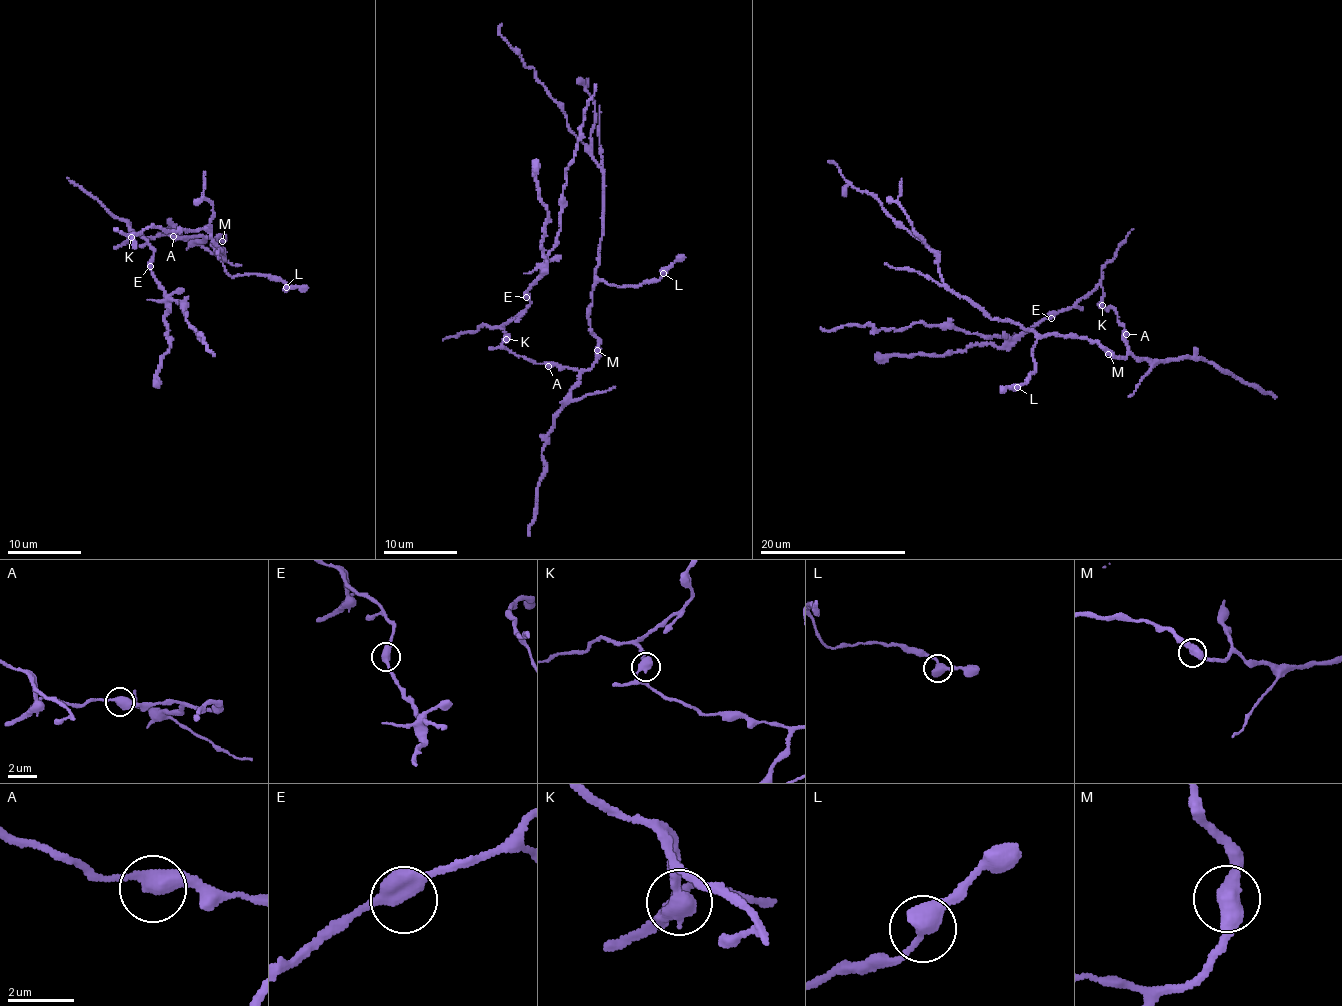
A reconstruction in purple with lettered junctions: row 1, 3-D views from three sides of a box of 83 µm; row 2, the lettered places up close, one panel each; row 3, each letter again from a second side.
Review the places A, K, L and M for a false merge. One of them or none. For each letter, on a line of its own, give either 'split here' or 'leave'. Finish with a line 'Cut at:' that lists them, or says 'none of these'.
A: leave
K: split here
L: leave
M: leave
Cut at: K

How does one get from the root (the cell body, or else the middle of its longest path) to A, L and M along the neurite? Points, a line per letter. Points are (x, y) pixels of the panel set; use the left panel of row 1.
A: (191, 237), (173, 236)
L: (191, 237), (221, 241), (222, 237), (215, 239), (212, 246), (232, 276), (276, 276), (286, 287)
M: (191, 237), (222, 241)

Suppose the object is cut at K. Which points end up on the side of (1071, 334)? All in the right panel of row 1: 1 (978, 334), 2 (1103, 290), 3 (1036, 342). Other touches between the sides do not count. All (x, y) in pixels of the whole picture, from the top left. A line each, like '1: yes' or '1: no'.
1: no
2: no
3: yes

